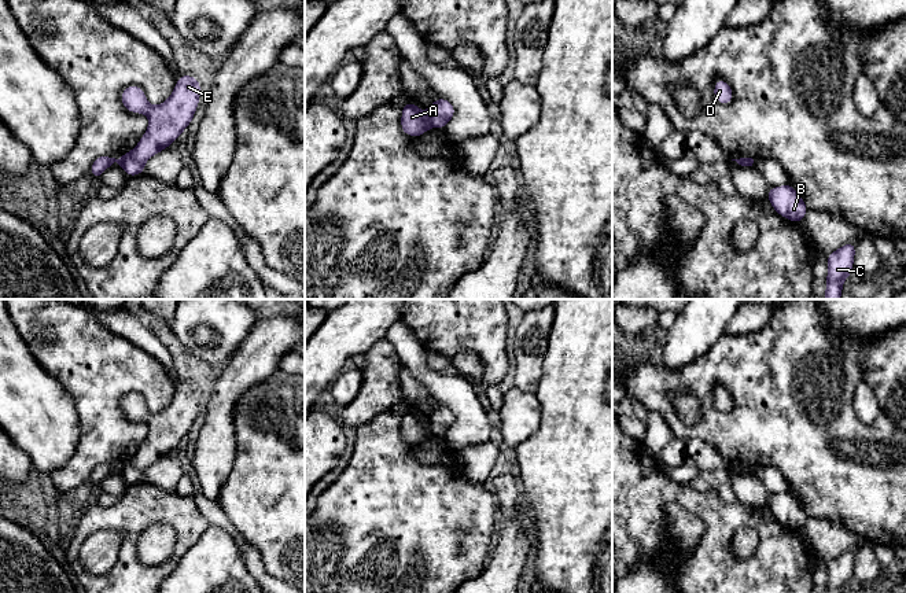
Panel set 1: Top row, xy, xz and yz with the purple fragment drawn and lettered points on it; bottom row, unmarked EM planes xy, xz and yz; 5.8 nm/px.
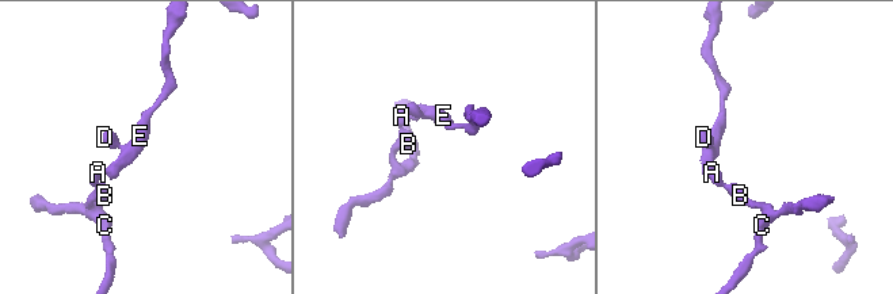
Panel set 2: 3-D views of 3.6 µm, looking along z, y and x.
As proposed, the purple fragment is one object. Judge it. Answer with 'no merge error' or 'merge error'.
merge error

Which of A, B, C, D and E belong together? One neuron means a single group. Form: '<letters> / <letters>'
A B C / D E

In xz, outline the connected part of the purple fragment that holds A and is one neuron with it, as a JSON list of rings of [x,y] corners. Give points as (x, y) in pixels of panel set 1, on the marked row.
[[[406,102],[402,107],[401,129],[410,137],[424,135],[430,128],[430,124],[421,110],[412,102]]]

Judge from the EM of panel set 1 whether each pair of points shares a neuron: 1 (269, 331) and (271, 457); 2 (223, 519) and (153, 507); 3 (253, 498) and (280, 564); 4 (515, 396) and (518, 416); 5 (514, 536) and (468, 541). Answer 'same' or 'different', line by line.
1: different
2: different
3: same
4: same
5: different

